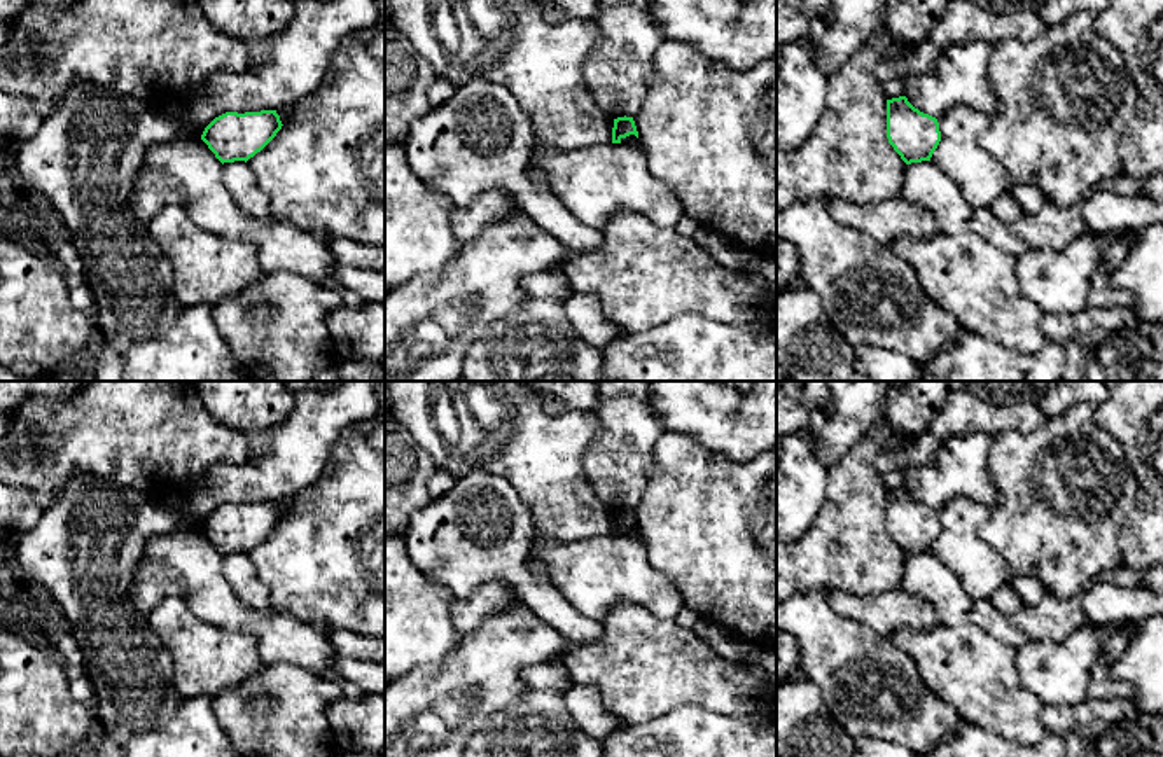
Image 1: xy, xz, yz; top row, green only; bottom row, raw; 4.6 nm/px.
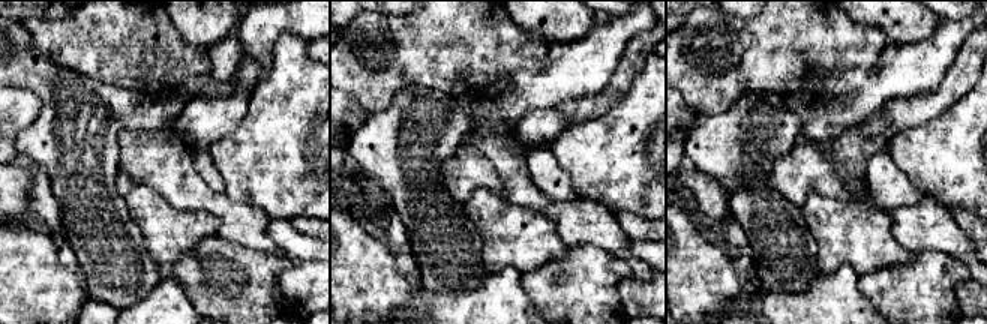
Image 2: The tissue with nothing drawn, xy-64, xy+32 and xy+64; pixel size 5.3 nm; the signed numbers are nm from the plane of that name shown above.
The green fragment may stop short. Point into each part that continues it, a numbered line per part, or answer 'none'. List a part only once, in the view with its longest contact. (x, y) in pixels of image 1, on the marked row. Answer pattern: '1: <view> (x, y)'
none

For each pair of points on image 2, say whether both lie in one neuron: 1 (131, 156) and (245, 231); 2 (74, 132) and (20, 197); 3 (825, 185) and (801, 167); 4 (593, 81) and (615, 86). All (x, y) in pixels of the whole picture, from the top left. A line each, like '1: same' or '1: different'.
1: same
2: different
3: same
4: different

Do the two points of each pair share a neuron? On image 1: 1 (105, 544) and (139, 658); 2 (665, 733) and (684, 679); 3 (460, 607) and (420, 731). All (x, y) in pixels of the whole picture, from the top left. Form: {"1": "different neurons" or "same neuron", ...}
{"1": "same neuron", "2": "different neurons", "3": "different neurons"}

